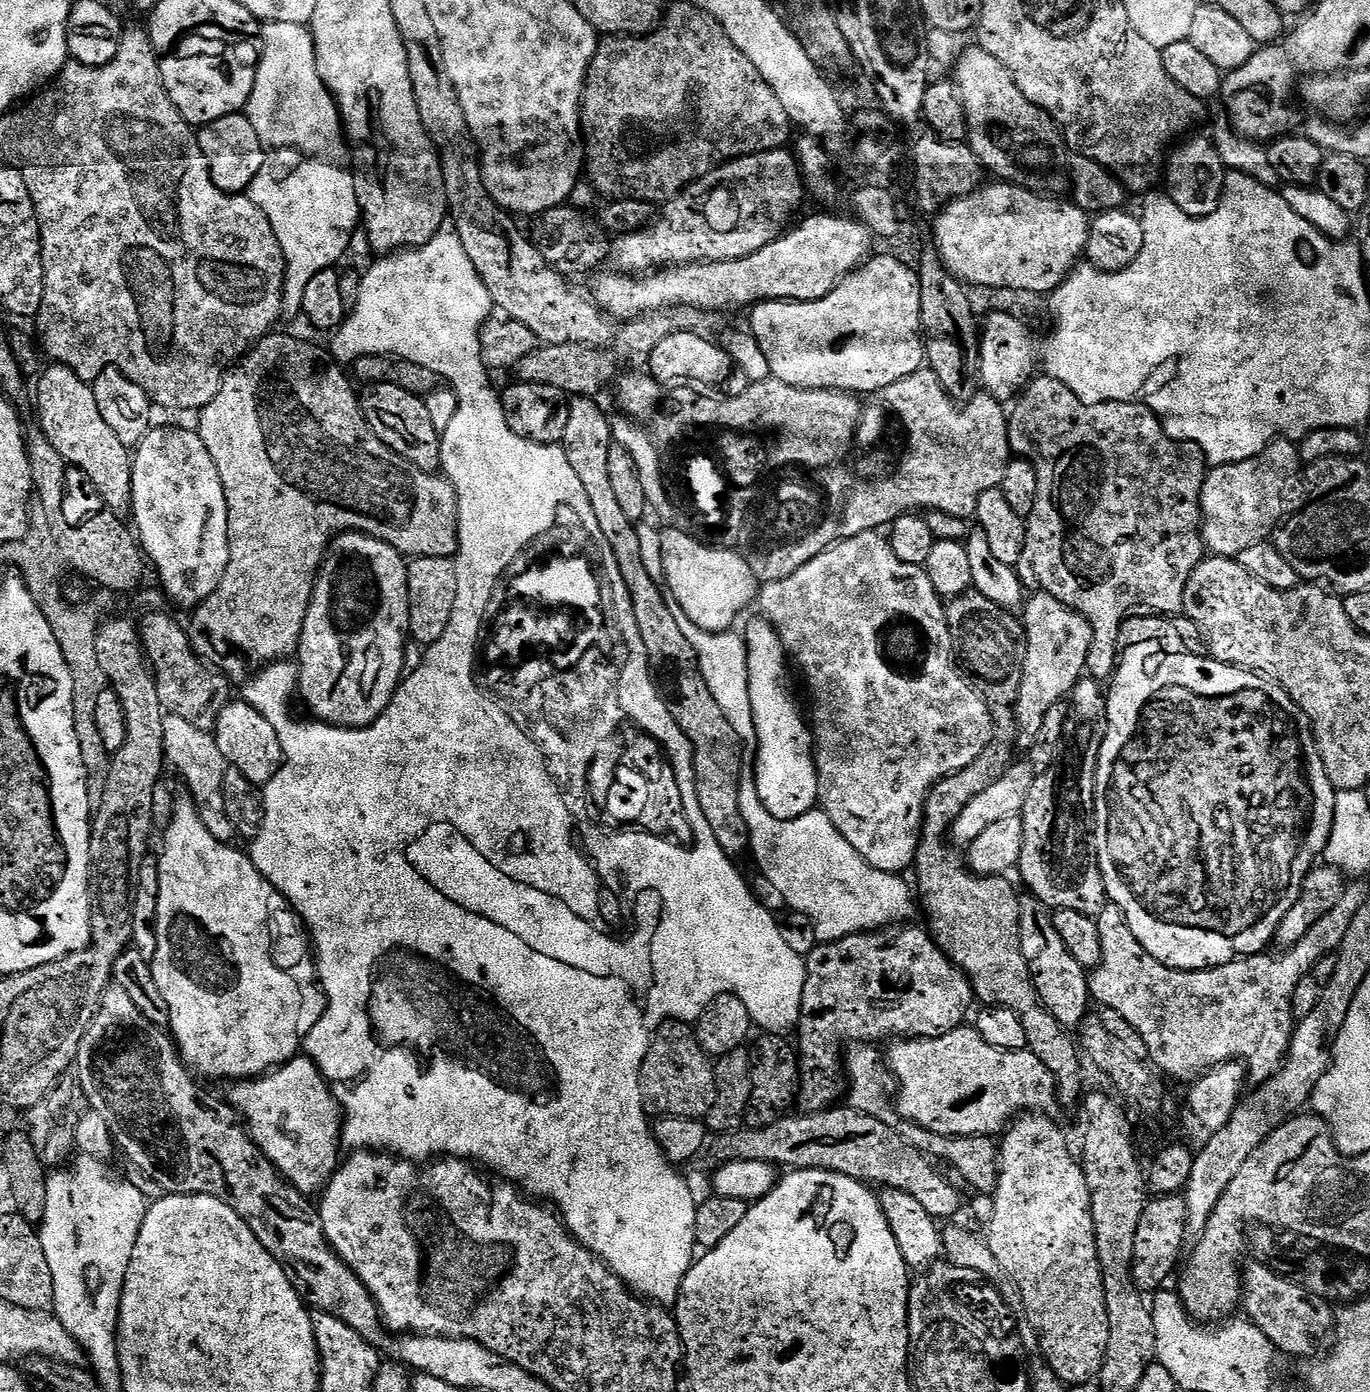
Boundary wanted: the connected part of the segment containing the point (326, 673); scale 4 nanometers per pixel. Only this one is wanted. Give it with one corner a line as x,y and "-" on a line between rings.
365,532
341,533
333,536
331,545
316,575
316,585
310,598
308,613
302,626
300,646
298,649
298,696
304,699
315,719
326,724
334,724
338,728
366,728
378,719
392,701
392,695
402,683
404,646
410,640
408,623
410,622
410,602
408,601
408,566
409,561
394,546
382,542
378,538
368,536

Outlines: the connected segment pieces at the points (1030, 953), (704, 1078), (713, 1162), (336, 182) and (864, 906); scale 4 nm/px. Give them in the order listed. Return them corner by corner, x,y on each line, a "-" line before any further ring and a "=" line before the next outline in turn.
1031,894
1020,896
1020,941
1024,960
1028,963
1028,970
1032,975
1032,985
1036,988
1036,994
1044,1004
1044,1009
1059,1022
1061,1027
1065,1030
1076,1030
1089,1015
1089,973
1066,950
1052,917
1053,913
1035,896
=
670,1020
656,1031
640,1067
640,1093
644,1111
656,1118
673,1116
700,1120
714,1105
714,1064
708,1053
702,1050
695,1031
687,1023
=
833,1106
826,1112
792,1115
785,1114
765,1128
744,1126
737,1132
722,1133
705,1139
704,1145
693,1158
691,1167
697,1168
700,1172
712,1174
717,1168
726,1166
730,1162
745,1160
746,1162
766,1162
773,1166
779,1166
781,1169
784,1167
784,1170
817,1168
826,1172
837,1172
843,1176
867,1182
872,1186
880,1184
881,1189
902,1190
902,1194
910,1194
910,1198
914,1198
914,1202
920,1203
931,1216
935,1216
940,1222
948,1222
944,1220
958,1215
963,1204
965,1207
966,1200
960,1197
959,1190
946,1177
932,1172
933,1161
924,1153
914,1150
914,1146
902,1142
902,1138
898,1138
898,1134
894,1134
894,1130
890,1130
890,1126
878,1122
878,1118
870,1118
866,1114
856,1111
855,1108
847,1106
=
316,152
309,158
308,164
304,164
304,160
300,156
276,156
271,157
270,163
267,165
266,171
258,178
254,178
250,189
252,201
258,206
258,210
262,210
262,214
266,214
266,218
270,222
270,226
274,226
274,238
278,238
278,246
282,246
282,254
284,255
284,310
283,315
299,317
302,312
302,294
306,294
306,285
314,278
314,274
322,274
322,270
327,268
336,268
339,265
339,260
348,252
348,247
352,244
352,235
355,234
356,228
358,232
357,221
361,219
360,206
356,203
354,195
354,180
353,177
348,177
348,172
343,166
347,160
350,160
349,153
344,152
=
751,775
740,777
740,809
742,818
748,827
748,842
751,855
756,855
756,864
760,872
772,883
772,888
793,908
801,912
803,919
814,926
816,939
820,942
844,940
859,932
874,932
899,925
908,916
912,904
914,908
914,892
903,879
903,875
895,872
883,872
871,868
869,864
842,838
842,834
830,822
830,818
822,810
813,810
793,820
774,818
762,806
758,798
756,781

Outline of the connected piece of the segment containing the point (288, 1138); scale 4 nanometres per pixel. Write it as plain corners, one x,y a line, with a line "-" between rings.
297,1054
279,1068
251,1080
233,1083
231,1088
232,1093
226,1097
227,1103
239,1113
242,1120
244,1115
243,1123
248,1135
260,1147
262,1155
276,1167
277,1173
300,1192
319,1193
331,1179
338,1162
336,1151
342,1148
342,1113
340,1103
333,1098
332,1089
315,1062
309,1060
307,1055

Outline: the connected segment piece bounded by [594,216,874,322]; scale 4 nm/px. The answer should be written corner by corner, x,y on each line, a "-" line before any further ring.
812,216
798,224
785,231
779,240
741,260
682,264
643,278
623,274
604,276
596,284
594,299
616,322
637,320
648,312
660,312
664,308
698,308
701,312
720,314
723,308
747,309
765,300
805,304
826,298
826,294
833,292
873,255
872,230
855,218

